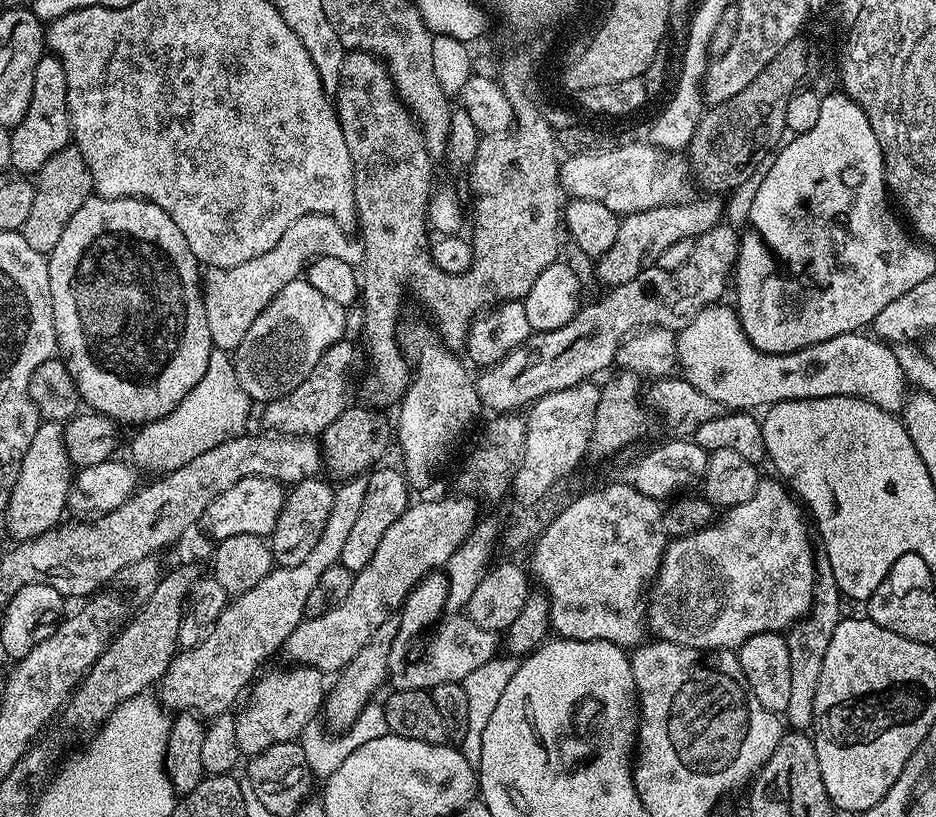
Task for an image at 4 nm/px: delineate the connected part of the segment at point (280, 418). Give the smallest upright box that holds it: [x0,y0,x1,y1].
[263,338,356,438]

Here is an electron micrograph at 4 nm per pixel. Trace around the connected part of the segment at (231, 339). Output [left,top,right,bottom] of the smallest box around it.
[202,212,364,350]

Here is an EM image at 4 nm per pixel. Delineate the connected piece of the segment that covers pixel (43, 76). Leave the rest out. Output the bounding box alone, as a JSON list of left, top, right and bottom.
[10,54,72,174]

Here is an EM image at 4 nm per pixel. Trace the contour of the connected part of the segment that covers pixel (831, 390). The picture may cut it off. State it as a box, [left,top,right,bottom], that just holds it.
[674,302,910,413]

